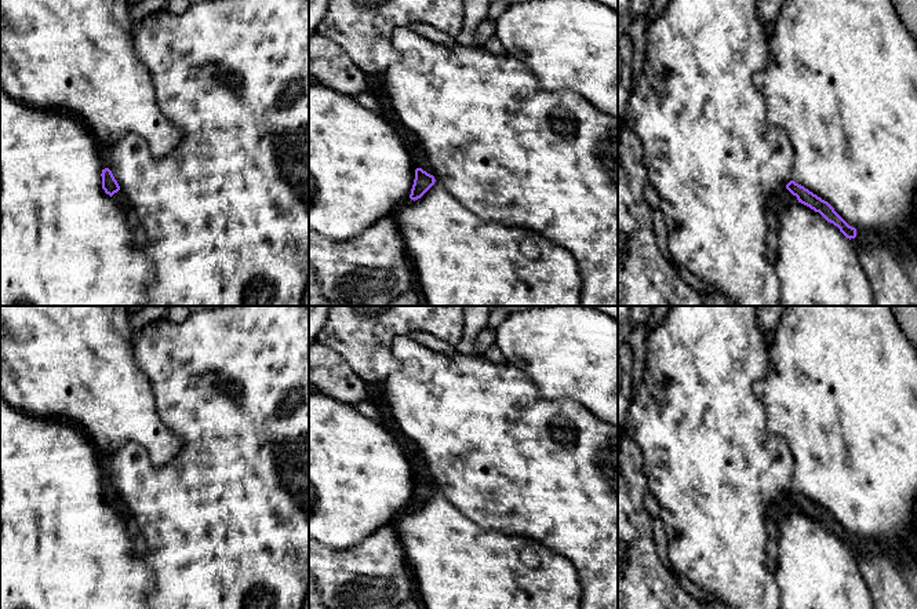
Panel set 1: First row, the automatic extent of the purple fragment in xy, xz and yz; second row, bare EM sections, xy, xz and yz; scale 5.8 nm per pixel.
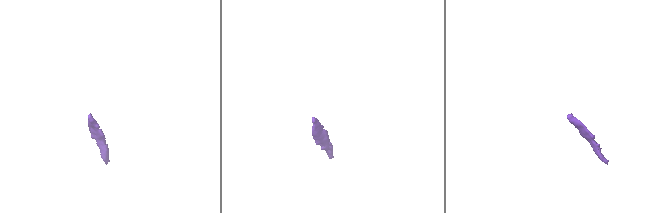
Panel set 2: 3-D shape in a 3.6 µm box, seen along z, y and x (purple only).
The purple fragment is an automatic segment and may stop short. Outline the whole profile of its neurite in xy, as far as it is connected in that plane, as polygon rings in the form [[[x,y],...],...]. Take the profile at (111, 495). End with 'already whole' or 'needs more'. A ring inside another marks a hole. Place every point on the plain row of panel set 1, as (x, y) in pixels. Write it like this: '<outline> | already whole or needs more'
[[[109,477],[102,478],[102,497],[106,503],[112,506],[116,514],[119,514],[124,521],[130,518],[130,510],[127,504],[120,499],[117,489],[114,488]]] | needs more

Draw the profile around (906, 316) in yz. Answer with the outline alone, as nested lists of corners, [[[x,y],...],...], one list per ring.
[[[891,306],[906,338],[917,350],[917,306]]]

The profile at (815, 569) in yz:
[[[797,511],[779,521],[778,566],[774,577],[780,609],[874,609],[858,559],[837,535]]]

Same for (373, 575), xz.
[[[393,525],[346,550],[332,550],[309,536],[309,573],[328,609],[394,609],[416,597]]]

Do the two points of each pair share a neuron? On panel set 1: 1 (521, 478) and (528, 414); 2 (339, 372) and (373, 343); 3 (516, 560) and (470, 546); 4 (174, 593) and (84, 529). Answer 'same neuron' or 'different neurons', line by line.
1: same neuron
2: different neurons
3: same neuron
4: different neurons

